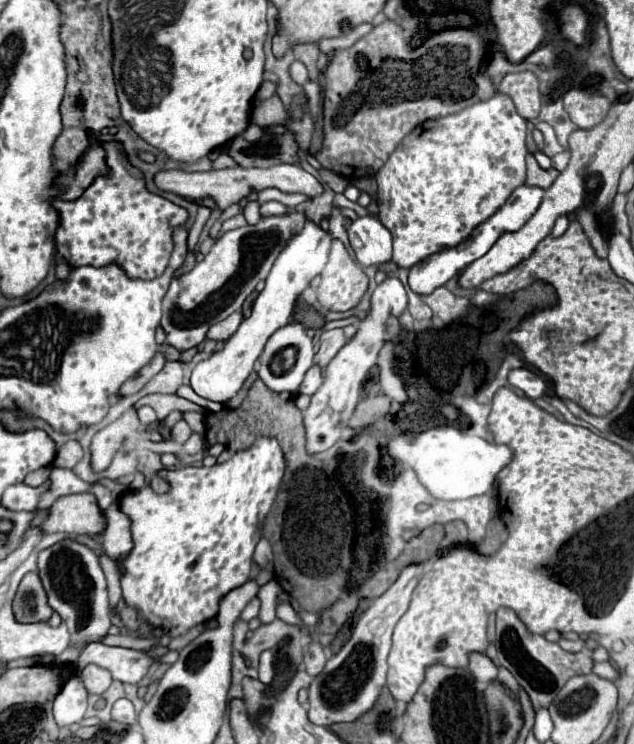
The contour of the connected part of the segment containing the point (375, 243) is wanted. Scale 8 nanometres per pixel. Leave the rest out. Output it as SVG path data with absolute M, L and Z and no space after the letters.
M376 216L354 220L348 236L362 266L384 264L392 258L392 234Z

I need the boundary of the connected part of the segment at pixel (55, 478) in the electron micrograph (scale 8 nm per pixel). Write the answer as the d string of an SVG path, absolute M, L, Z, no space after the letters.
M52 466L52 472L50 472L50 488L48 488L48 492L40 498L38 508L40 508L40 510L50 508L56 498L66 496L66 494L80 494L80 492L92 492L92 494L96 494L100 488L102 488L100 484L90 484L90 482L80 480L80 478L78 478L72 470L68 470L68 468Z

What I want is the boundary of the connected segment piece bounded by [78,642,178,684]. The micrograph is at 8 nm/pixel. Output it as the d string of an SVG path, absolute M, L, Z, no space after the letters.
M94 642L82 650L78 658L78 666L86 668L88 664L96 664L100 668L106 668L114 680L120 680L126 684L138 684L154 662L174 664L176 660L178 660L176 650L168 650L164 656L152 658L146 652L128 650L128 648L110 648L102 642Z

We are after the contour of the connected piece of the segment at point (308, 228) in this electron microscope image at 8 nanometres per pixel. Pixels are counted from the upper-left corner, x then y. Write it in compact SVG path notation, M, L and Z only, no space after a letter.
M306 220L302 232L294 234L288 240L288 244L284 246L284 250L276 258L276 262L274 262L274 266L266 278L264 290L258 294L258 298L252 304L252 314L242 320L238 330L224 342L222 350L214 352L208 360L200 362L194 368L190 386L194 388L196 394L200 394L202 398L214 400L214 402L222 402L222 404L238 394L238 390L242 388L242 384L246 382L250 372L254 370L254 362L262 354L266 340L278 328L288 324L292 310L294 310L294 304L300 298L302 290L312 282L314 276L318 276L318 272L328 262L330 242L332 242L330 232L322 230L312 220Z

